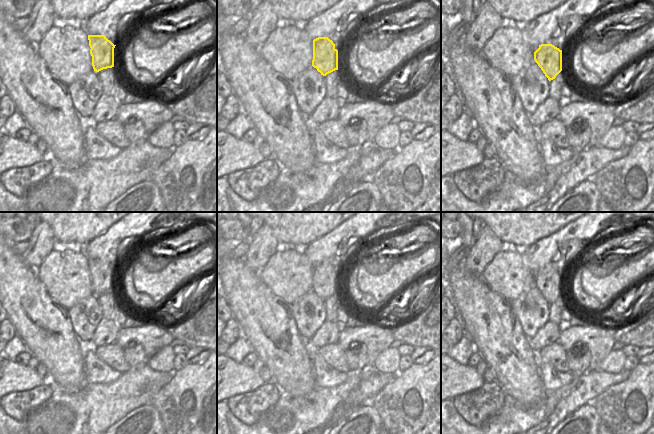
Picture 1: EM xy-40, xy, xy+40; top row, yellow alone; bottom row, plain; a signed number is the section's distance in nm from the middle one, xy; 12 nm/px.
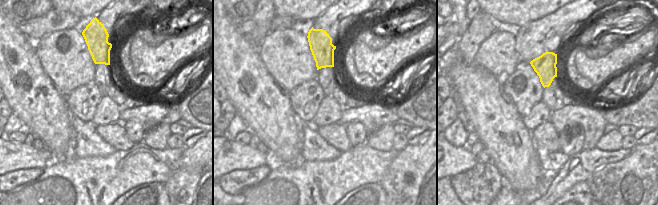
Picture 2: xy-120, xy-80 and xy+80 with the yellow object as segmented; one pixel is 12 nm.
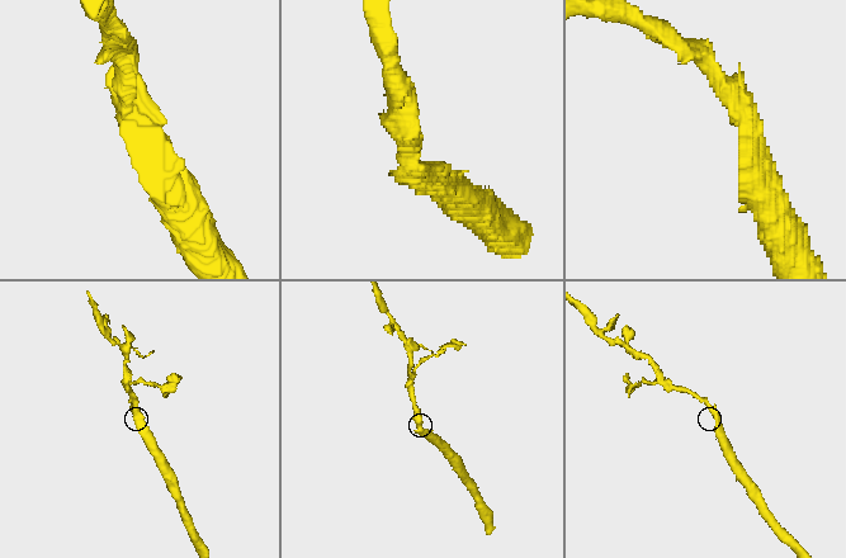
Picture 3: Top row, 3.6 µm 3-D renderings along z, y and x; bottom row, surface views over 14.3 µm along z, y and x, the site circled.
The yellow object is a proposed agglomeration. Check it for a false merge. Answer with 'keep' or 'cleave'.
cleave

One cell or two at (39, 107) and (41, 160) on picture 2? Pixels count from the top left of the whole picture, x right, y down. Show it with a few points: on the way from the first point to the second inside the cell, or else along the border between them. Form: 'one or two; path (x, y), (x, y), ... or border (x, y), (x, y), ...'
two; border (46, 148), (51, 153), (50, 163)

